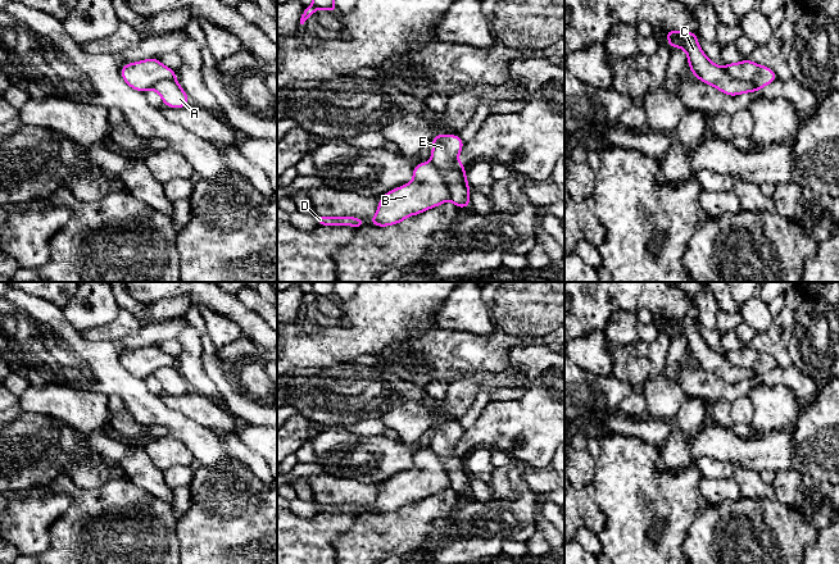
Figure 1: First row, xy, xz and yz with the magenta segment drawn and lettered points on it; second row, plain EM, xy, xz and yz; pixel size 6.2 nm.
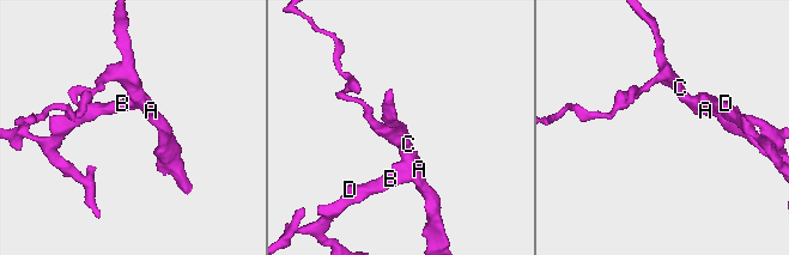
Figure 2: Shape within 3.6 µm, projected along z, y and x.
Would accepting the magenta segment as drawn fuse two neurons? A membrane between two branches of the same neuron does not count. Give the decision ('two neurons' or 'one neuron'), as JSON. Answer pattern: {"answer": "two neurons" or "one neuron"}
{"answer": "two neurons"}

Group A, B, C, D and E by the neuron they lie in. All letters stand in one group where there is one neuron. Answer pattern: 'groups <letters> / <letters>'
groups A C E / B D

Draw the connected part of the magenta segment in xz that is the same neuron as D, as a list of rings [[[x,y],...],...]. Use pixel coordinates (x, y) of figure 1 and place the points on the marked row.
[[[316,215],[317,226],[350,226],[360,228],[366,220],[357,217],[323,217]]]

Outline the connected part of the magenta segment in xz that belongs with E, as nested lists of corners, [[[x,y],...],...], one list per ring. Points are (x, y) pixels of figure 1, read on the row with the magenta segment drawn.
[[[437,132],[431,144],[431,163],[443,172],[450,200],[457,208],[468,208],[471,205],[471,187],[466,179],[466,169],[455,168],[457,158],[464,142],[458,135],[440,135]]]

